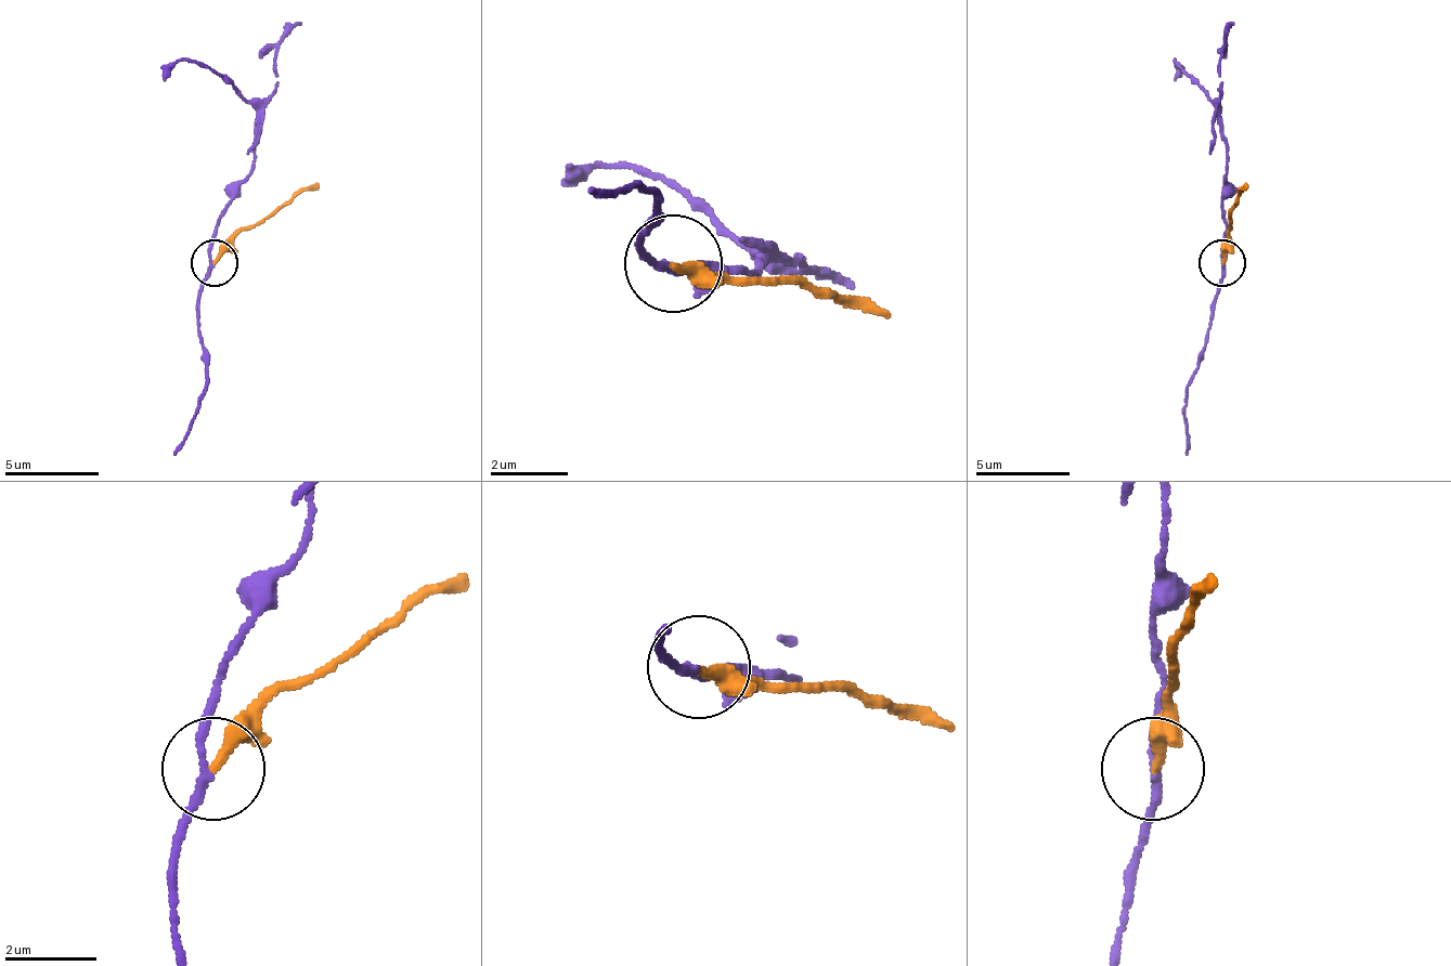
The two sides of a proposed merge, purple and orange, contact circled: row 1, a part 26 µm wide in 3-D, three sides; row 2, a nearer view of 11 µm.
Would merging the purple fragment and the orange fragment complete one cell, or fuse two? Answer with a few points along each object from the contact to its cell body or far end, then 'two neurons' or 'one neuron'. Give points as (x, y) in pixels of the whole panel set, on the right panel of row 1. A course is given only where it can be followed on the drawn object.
course purple (1220, 263), (1226, 221), (1220, 113), (1174, 61), (1174, 80); course orange (1220, 263), (1230, 231), (1230, 212), (1248, 183); two neurons

